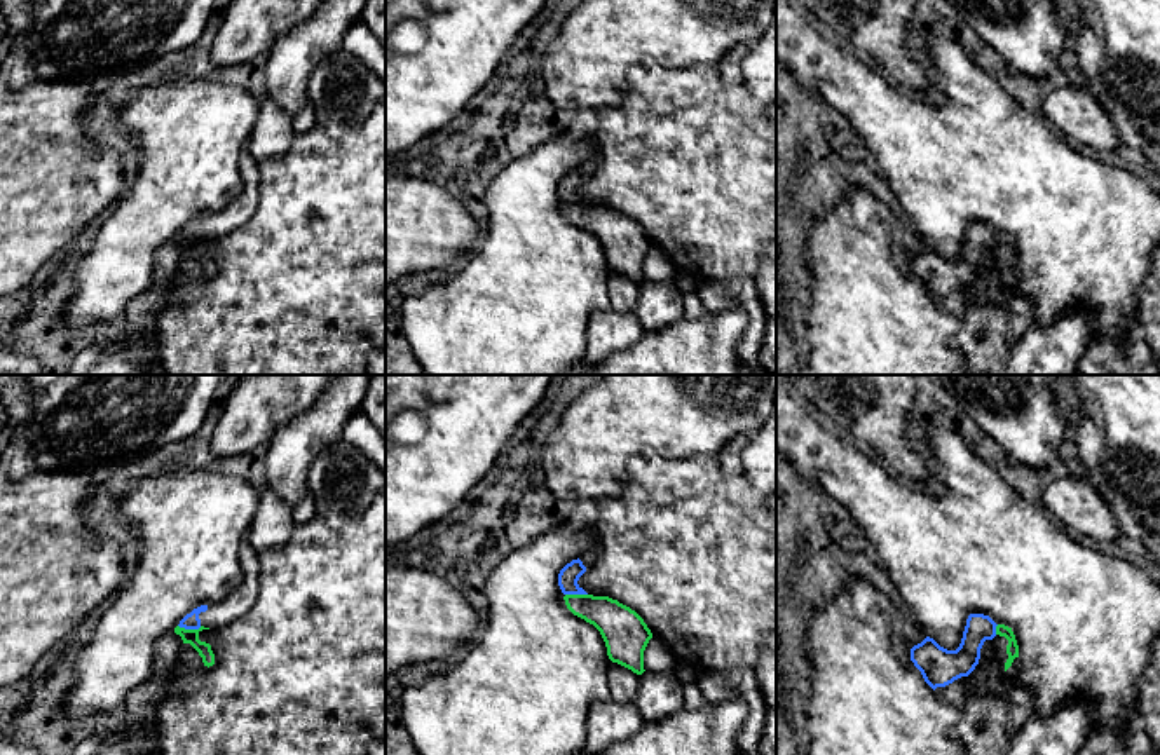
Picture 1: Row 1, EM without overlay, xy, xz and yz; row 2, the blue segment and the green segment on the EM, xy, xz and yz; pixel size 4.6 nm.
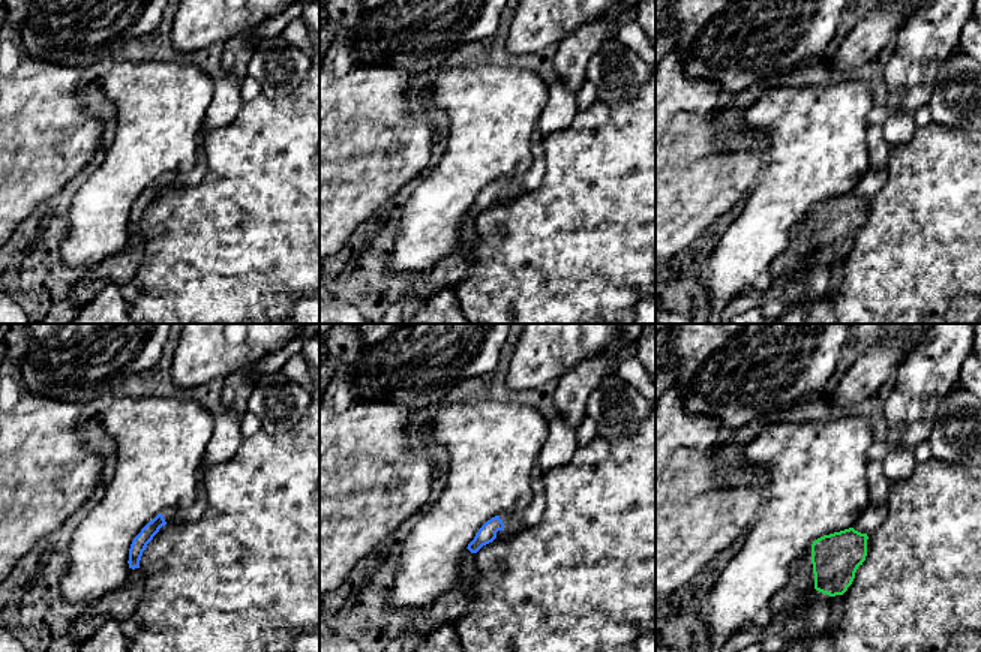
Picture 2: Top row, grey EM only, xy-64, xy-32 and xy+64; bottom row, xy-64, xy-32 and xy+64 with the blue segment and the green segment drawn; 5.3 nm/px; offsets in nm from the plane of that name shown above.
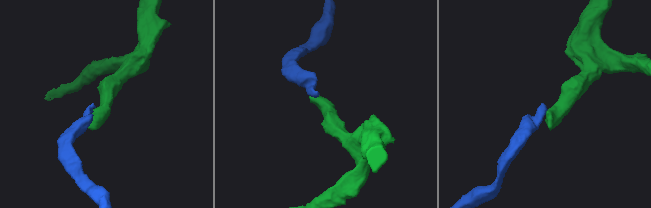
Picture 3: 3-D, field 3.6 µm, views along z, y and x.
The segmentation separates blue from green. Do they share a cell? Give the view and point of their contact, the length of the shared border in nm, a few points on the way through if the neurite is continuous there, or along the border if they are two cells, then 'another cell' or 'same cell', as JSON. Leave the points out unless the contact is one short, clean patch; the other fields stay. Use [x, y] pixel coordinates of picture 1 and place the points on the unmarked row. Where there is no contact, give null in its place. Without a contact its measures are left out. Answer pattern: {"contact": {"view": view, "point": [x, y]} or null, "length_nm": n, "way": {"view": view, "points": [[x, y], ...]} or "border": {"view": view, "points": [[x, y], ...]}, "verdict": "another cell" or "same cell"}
{"contact": {"view": "xy", "point": [191, 238]}, "length_nm": 110, "border": {"view": "xy", "points": [[178, 234], [185, 238], [201, 236]]}, "verdict": "another cell"}

